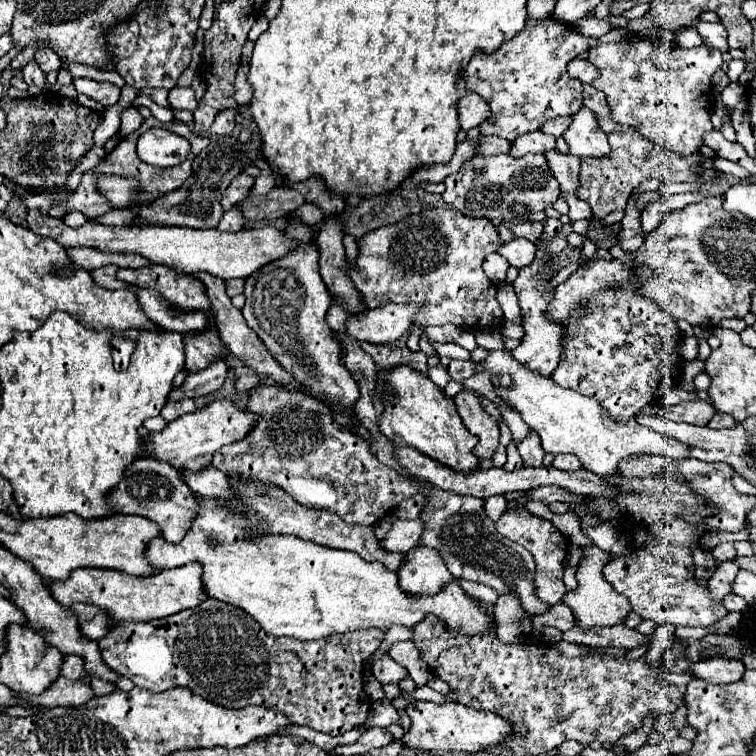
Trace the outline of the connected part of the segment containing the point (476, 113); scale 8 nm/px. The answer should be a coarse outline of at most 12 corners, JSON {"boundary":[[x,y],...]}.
{"boundary":[[468,92],[458,102],[462,130],[490,116],[482,96]]}

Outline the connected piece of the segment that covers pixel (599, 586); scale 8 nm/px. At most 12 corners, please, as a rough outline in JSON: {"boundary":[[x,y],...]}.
{"boundary":[[582,548],[562,602],[584,630],[624,624],[630,602],[604,578],[610,554]]}

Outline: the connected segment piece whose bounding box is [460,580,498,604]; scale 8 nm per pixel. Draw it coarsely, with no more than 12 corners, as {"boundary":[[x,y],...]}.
{"boundary":[[468,580],[460,584],[474,598],[482,602],[496,602],[494,588],[474,584]]}

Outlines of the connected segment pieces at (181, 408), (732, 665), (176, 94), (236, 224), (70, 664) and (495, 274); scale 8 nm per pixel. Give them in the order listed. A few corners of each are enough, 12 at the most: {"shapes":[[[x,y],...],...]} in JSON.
{"shapes":[[[192,398],[168,400],[162,408],[162,418],[172,422],[194,412]],[[710,656],[690,666],[694,678],[712,684],[738,682],[740,660]],[[192,88],[170,90],[172,108],[194,112],[198,106]],[[237,206],[226,211],[218,224],[225,232],[243,229],[245,220]],[[64,658],[62,676],[68,680],[88,678],[82,658]],[[490,254],[484,262],[486,276],[494,284],[506,280],[510,264],[500,254]]]}

